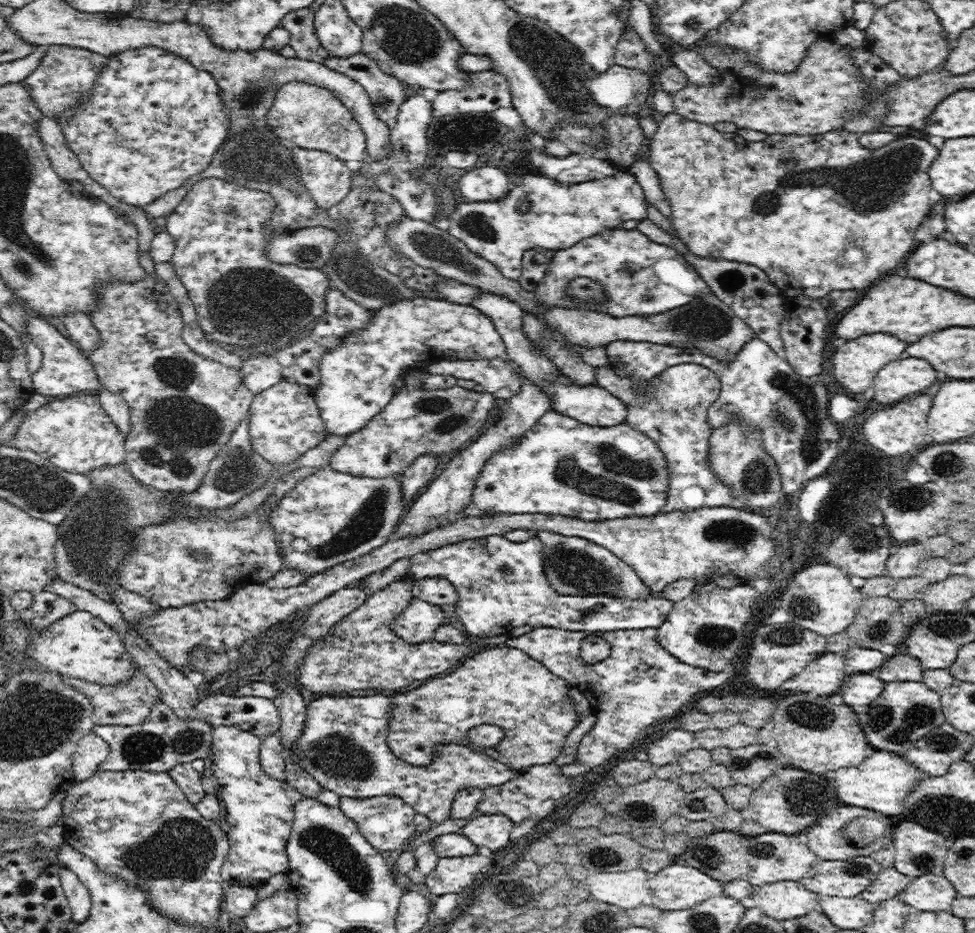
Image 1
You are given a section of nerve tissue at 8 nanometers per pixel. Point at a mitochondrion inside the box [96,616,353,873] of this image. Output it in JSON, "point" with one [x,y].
{"point":[138,748]}

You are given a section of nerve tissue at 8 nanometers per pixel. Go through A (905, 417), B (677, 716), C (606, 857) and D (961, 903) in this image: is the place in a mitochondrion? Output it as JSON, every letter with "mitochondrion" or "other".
{"A":"other","B":"other","C":"mitochondrion","D":"other"}

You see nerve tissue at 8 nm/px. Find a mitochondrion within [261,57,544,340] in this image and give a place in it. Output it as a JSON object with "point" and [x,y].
{"point":[358,276]}

